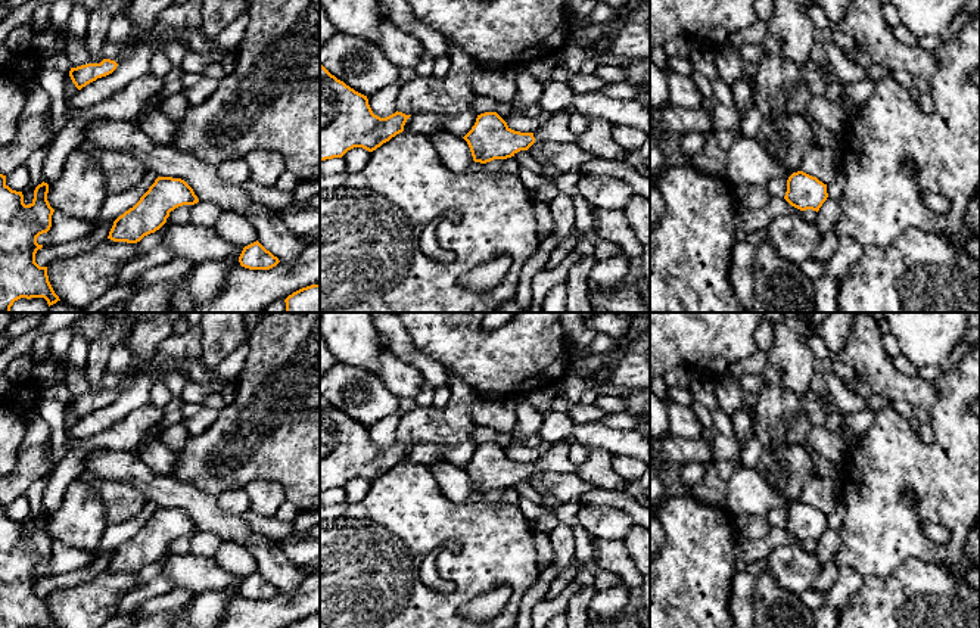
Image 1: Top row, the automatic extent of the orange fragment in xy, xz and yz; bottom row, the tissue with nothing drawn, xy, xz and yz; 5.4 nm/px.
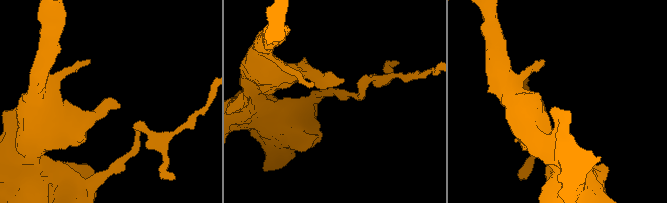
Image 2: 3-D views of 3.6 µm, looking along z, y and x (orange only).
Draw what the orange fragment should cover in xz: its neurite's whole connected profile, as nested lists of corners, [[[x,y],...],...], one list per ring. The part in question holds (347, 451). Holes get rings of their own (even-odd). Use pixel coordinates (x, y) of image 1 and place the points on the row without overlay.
[[[320,395],[320,491],[342,488],[354,478],[373,482],[402,463],[410,447],[398,441],[386,448],[374,445],[367,426],[355,422]]]

